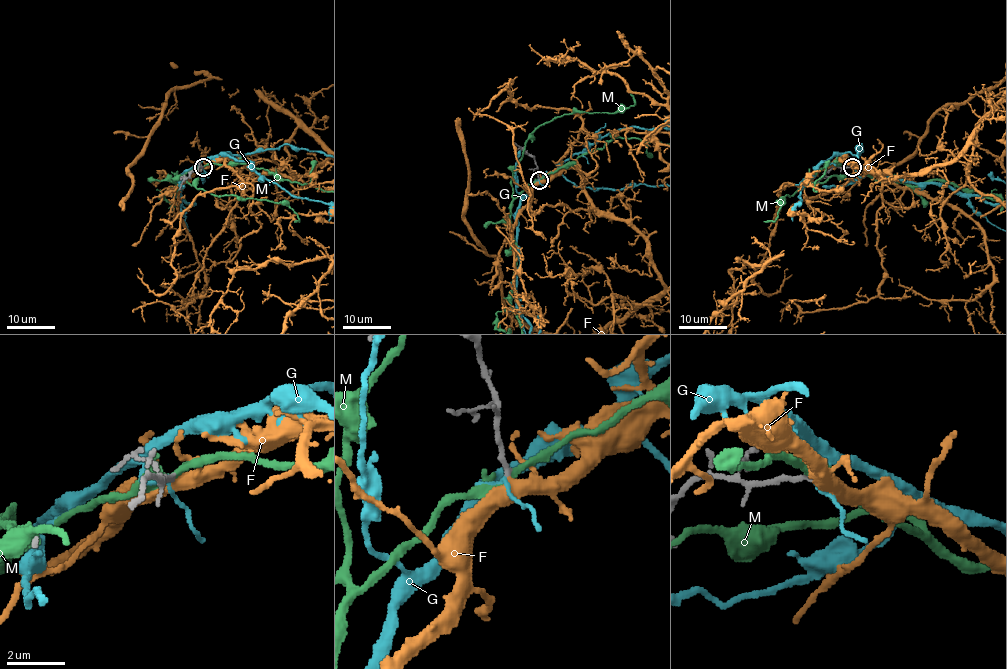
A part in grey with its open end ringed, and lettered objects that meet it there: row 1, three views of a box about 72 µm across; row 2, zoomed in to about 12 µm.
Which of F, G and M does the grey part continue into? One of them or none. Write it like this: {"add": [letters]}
{"add": ["F"]}

